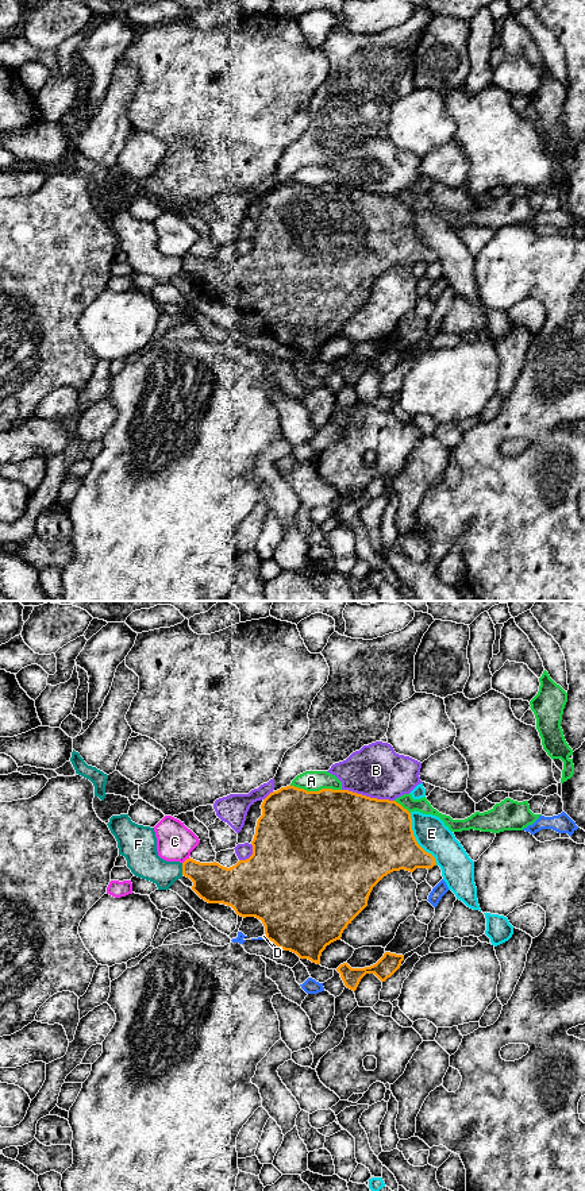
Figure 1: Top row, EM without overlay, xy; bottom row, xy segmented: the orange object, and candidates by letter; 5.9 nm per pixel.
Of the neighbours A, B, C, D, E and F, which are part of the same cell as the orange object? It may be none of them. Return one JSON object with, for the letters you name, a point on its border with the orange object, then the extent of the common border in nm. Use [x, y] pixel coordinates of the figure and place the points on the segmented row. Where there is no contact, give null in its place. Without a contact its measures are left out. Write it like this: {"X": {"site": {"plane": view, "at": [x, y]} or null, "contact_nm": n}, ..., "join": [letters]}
{"join": []}

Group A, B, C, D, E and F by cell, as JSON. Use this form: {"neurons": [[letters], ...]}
{"neurons": [["A"], ["B"], ["C"], ["D", "F"], ["E"]]}

